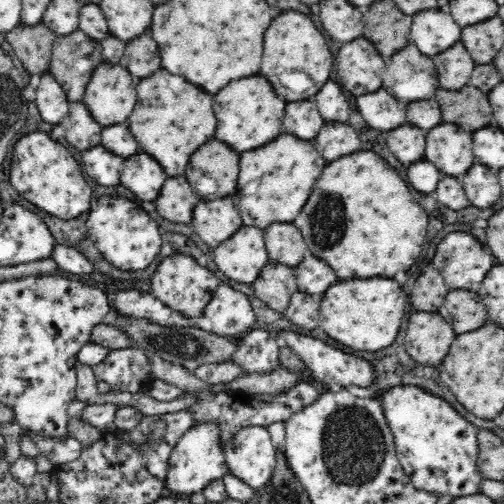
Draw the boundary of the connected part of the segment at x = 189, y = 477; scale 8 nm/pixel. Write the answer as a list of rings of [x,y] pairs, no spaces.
[[[204,420],[192,424],[174,444],[170,450],[168,474],[165,478],[165,486],[172,490],[172,494],[192,495],[201,492],[206,484],[222,479],[229,472],[225,463],[224,443],[221,442],[221,428],[213,420]]]

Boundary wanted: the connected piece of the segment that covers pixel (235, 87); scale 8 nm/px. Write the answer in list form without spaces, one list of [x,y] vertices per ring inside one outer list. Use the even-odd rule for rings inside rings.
[[[262,76],[240,78],[236,82],[230,82],[230,86],[226,86],[214,96],[214,102],[216,102],[216,118],[218,118],[216,138],[220,142],[226,142],[230,148],[238,152],[260,148],[272,142],[280,134],[286,102],[282,102],[276,96],[270,82]]]

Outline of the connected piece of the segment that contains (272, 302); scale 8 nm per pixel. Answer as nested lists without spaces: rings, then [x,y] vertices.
[[[268,262],[258,278],[250,284],[255,296],[274,311],[284,313],[291,294],[297,290],[293,267],[278,262]]]

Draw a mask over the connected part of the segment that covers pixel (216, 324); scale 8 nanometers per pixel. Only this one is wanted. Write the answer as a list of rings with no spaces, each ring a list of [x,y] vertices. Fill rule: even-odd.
[[[226,284],[218,285],[203,316],[212,322],[212,332],[236,340],[256,326],[248,297]]]

